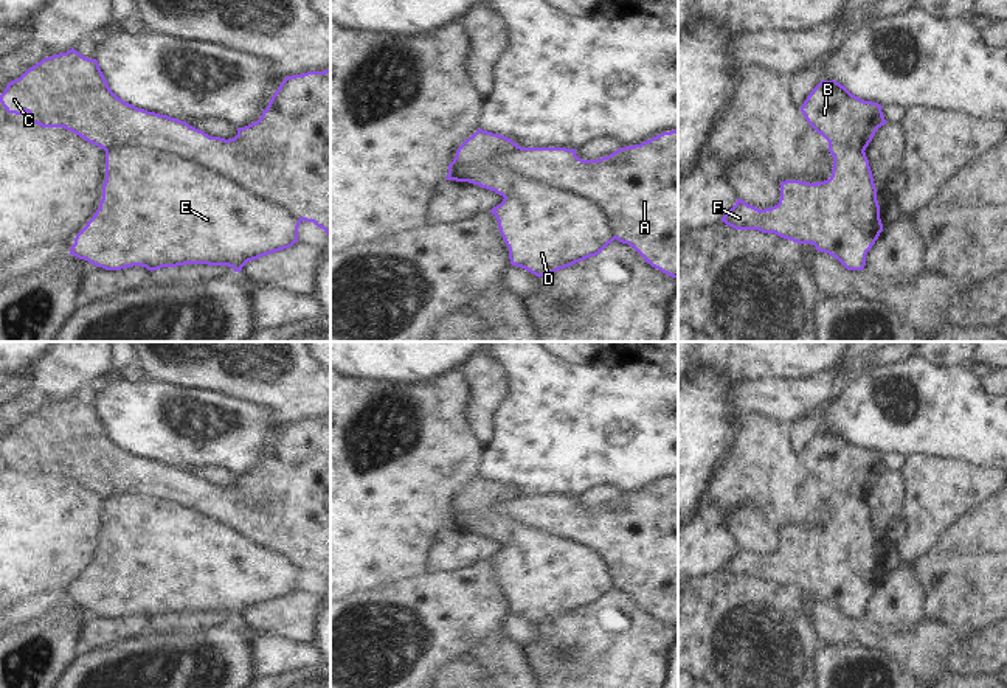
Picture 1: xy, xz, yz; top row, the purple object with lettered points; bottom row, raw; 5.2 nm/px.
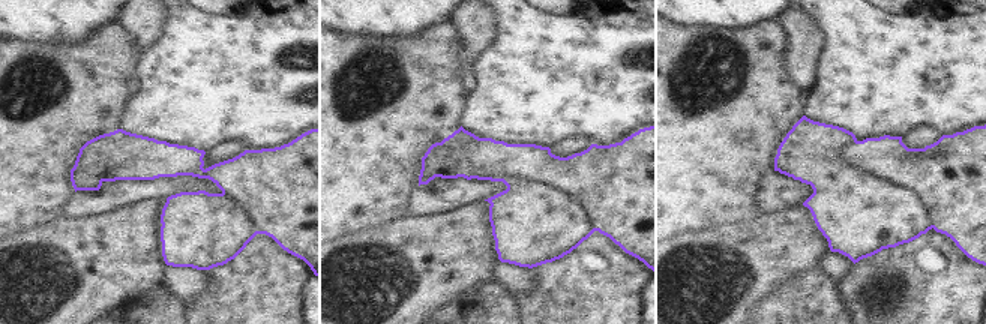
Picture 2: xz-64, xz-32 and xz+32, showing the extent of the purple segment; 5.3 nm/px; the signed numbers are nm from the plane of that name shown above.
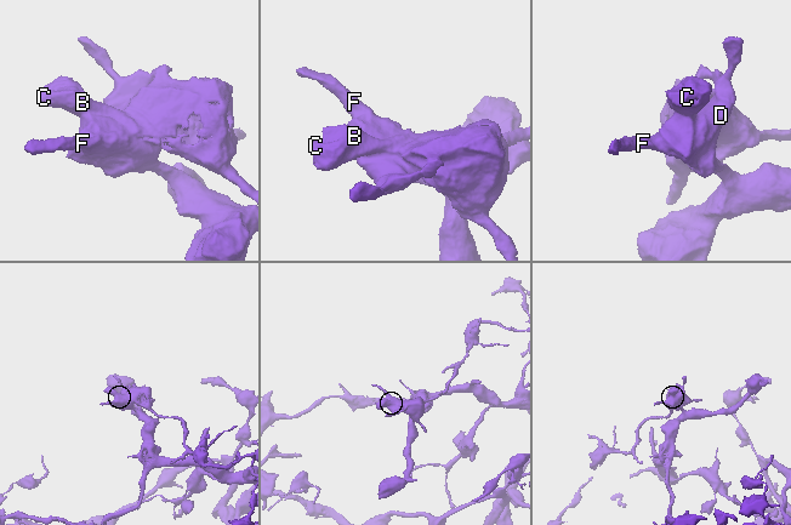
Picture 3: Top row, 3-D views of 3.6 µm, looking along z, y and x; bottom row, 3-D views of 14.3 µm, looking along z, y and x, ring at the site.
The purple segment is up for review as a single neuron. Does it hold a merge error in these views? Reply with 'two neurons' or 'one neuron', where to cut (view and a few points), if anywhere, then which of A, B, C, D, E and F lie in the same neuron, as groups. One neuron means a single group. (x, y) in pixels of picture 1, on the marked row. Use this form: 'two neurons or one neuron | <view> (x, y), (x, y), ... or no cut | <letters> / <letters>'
two neurons | xy (106, 151), (141, 146), (177, 152), (236, 179), (301, 219) | A B C / D E F

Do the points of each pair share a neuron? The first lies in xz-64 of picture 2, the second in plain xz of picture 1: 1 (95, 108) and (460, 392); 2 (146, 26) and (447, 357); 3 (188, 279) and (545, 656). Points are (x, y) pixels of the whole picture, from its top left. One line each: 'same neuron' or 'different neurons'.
1: same neuron
2: different neurons
3: different neurons

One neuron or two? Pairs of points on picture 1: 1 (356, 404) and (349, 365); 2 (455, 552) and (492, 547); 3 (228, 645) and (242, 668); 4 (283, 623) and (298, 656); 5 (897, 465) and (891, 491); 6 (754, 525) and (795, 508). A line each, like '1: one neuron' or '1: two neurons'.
1: two neurons
2: one neuron
3: one neuron
4: two neurons
5: two neurons
6: two neurons

